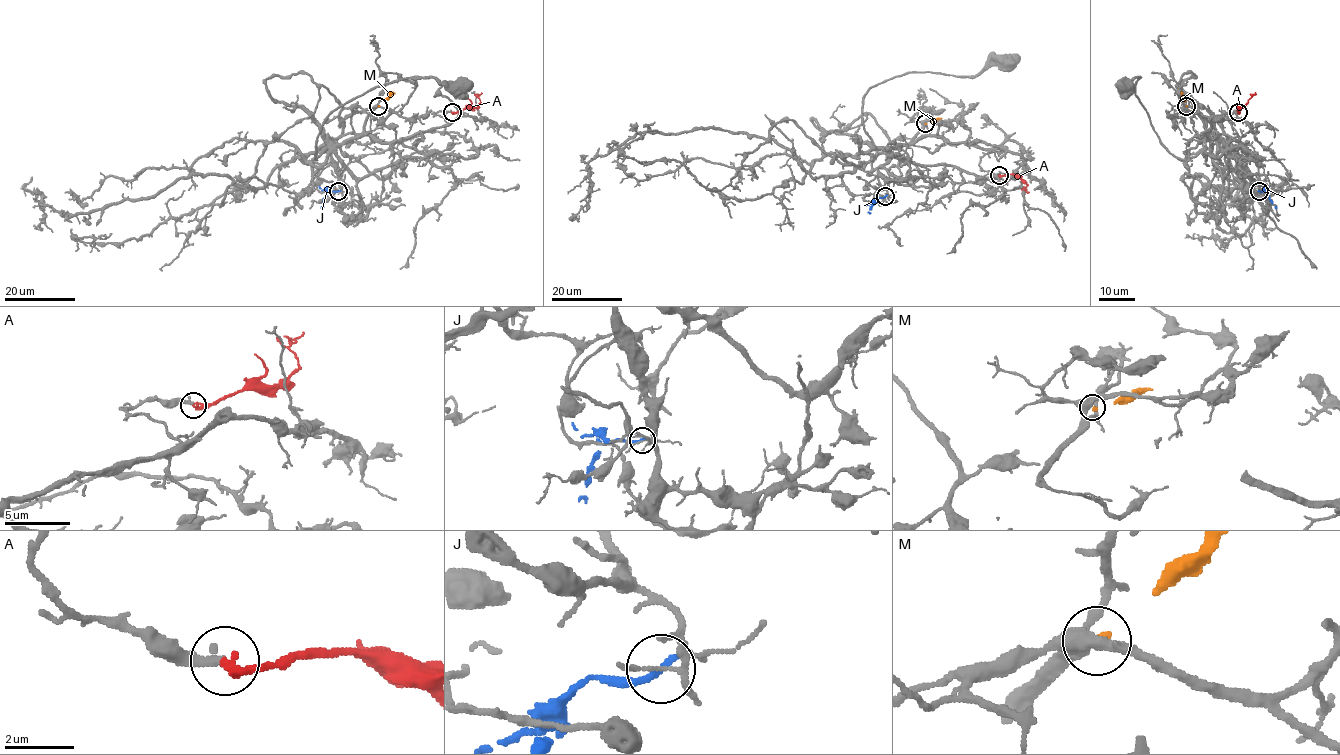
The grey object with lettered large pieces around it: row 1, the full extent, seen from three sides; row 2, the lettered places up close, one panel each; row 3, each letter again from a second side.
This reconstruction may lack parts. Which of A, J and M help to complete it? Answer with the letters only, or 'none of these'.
none of these

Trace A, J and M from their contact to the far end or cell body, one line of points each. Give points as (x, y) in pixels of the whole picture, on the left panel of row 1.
A: (452, 113), (474, 108), (480, 102), (478, 97), (481, 92)
J: (338, 191), (326, 192), (323, 208)
M: (378, 106), (394, 92)

